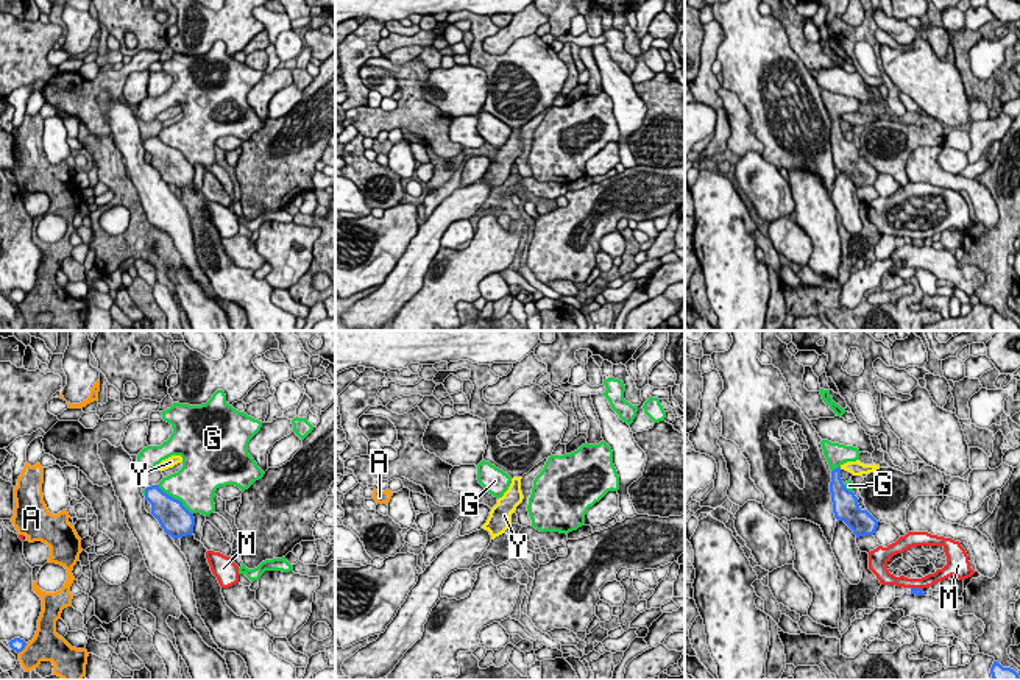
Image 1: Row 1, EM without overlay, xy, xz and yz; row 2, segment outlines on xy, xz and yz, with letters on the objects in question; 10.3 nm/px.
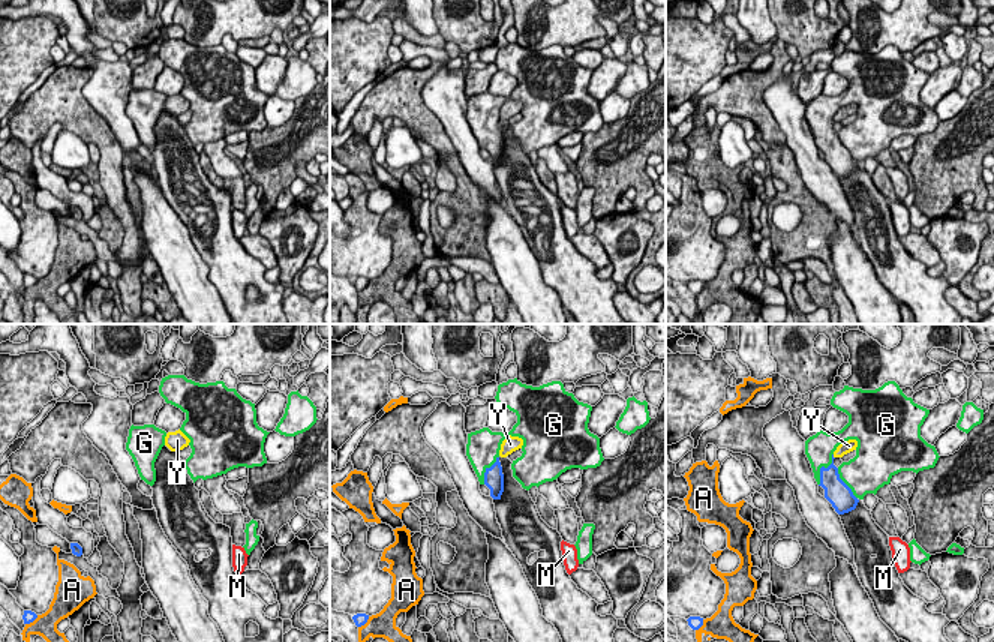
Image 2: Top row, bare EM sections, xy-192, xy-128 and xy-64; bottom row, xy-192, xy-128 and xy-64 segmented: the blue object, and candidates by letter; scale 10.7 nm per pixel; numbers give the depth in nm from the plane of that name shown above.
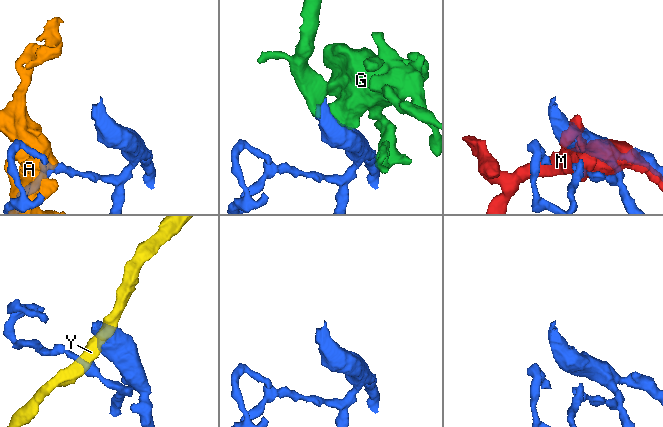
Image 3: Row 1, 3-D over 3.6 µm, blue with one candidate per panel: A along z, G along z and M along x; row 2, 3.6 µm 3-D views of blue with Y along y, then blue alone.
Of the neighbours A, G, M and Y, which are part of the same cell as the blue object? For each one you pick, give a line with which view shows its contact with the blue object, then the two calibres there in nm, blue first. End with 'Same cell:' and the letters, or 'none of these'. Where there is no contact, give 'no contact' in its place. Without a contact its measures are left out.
G: meets blue in xy; 320 nm thick on the blue side, 440 nm on the other
Same cell: G

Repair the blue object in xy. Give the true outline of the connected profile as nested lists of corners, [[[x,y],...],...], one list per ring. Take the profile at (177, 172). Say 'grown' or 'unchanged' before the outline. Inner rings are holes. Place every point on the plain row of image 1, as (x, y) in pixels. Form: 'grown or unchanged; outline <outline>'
grown; outline [[[217,41],[206,55],[173,53],[161,64],[173,84],[161,97],[143,98],[137,120],[153,122],[172,106],[182,108],[178,123],[142,140],[151,165],[175,190],[193,184],[195,164],[209,167],[215,162],[214,148],[220,137],[236,136],[245,142],[264,128],[248,104],[248,94],[262,72],[229,56],[223,41]]]

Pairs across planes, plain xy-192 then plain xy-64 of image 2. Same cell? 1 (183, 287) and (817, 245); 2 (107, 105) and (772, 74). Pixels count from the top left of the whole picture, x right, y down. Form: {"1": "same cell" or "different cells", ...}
{"1": "different cells", "2": "different cells"}

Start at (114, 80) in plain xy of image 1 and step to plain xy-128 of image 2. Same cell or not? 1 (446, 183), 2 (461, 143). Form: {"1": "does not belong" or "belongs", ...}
{"1": "belongs", "2": "does not belong"}

